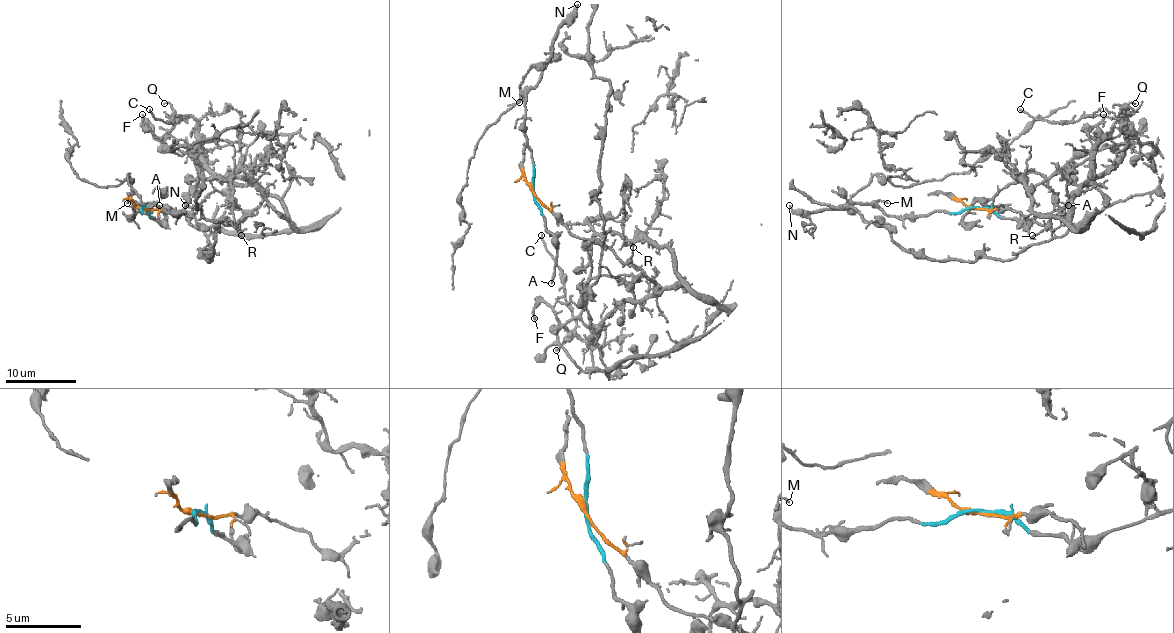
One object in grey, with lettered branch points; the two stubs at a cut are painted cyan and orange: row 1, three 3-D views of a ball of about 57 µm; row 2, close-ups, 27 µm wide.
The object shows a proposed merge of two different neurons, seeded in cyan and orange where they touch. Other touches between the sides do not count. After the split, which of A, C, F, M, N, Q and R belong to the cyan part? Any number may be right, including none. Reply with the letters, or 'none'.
A, M, N

